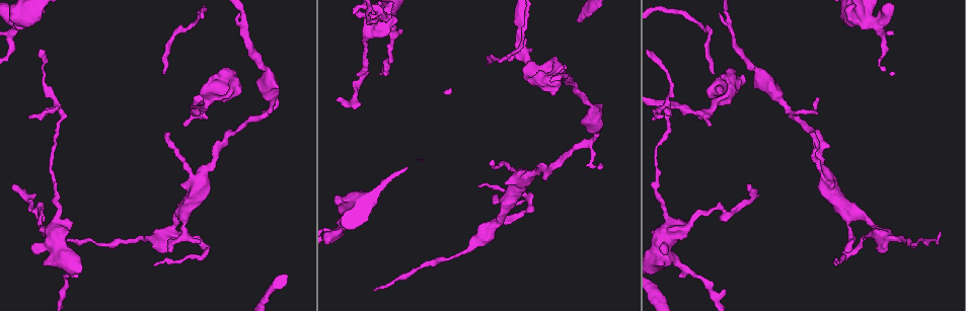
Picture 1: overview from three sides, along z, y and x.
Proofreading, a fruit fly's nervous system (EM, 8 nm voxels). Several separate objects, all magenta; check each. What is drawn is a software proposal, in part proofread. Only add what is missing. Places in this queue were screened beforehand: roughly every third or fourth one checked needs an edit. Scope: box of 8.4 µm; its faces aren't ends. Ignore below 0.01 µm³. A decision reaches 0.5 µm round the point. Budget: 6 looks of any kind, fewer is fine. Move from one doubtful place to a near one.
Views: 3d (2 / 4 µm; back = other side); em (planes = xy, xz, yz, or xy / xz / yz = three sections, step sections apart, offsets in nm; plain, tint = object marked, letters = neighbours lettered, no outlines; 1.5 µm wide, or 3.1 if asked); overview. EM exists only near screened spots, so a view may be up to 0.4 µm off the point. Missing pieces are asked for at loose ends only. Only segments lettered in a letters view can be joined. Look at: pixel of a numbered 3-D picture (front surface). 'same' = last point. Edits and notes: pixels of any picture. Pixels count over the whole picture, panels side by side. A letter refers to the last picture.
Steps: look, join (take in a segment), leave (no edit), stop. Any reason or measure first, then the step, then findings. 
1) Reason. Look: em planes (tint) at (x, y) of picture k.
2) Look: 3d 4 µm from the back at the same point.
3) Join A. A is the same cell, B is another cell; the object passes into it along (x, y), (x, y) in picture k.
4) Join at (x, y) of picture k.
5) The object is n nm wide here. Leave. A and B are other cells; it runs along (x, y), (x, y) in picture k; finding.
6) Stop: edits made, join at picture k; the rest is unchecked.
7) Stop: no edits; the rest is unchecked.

Branch stops here. Look: em planes (letters) at (662, 242) of picture 1.

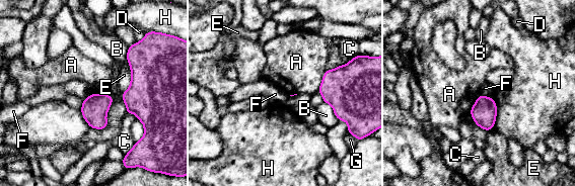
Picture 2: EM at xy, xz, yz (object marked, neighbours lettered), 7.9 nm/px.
Leave. A, B, C, D, E, F, G and H are other cells; a border runs along (480, 94), (491, 97) in picture 2; no lettered segment goes on from it.

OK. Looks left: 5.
An open end. Look: em planes (tint) at (509, 61) of picture 1.

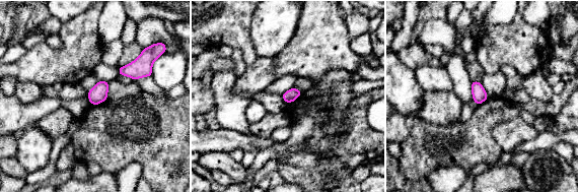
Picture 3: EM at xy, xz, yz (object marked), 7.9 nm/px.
Look: em planes (letters) at the same point.

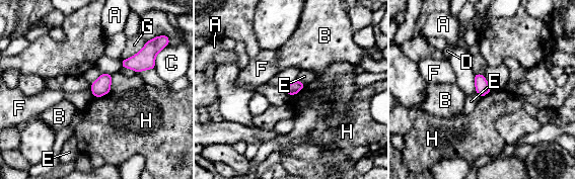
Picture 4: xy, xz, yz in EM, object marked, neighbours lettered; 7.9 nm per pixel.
Leave. A, B, C, D, E, F, G and H are other cells; a border runs along (305, 85), (296, 93), (289, 95) in picture 4; no lettered segment goes on from it.

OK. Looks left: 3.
Branch stops here. Look: em planes (letters) at (818, 100) of picture 1.

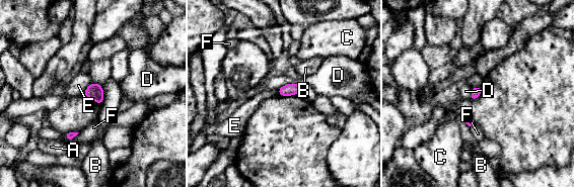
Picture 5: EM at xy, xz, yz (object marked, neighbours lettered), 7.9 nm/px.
Leave. A, B, C, D, E and F are other cells; a border runs along (91, 83), (83, 93) in picture 5; none of them fits.

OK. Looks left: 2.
Stop: no edits; the rest is unchecked.

